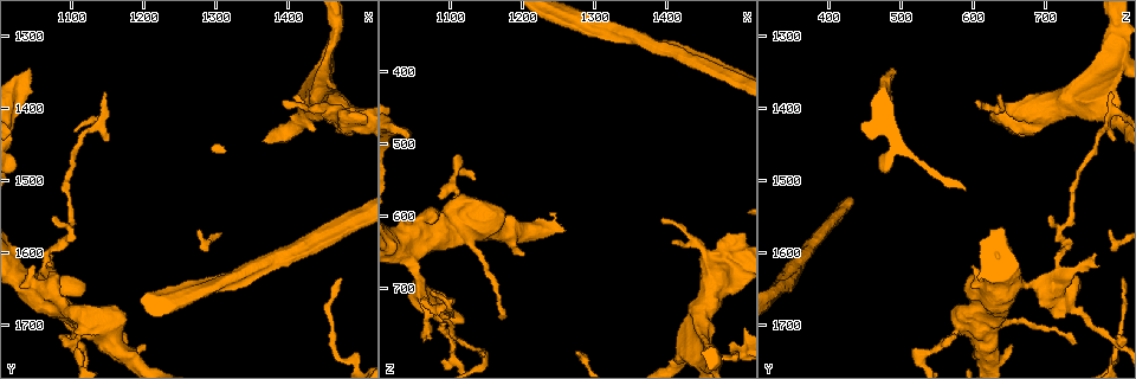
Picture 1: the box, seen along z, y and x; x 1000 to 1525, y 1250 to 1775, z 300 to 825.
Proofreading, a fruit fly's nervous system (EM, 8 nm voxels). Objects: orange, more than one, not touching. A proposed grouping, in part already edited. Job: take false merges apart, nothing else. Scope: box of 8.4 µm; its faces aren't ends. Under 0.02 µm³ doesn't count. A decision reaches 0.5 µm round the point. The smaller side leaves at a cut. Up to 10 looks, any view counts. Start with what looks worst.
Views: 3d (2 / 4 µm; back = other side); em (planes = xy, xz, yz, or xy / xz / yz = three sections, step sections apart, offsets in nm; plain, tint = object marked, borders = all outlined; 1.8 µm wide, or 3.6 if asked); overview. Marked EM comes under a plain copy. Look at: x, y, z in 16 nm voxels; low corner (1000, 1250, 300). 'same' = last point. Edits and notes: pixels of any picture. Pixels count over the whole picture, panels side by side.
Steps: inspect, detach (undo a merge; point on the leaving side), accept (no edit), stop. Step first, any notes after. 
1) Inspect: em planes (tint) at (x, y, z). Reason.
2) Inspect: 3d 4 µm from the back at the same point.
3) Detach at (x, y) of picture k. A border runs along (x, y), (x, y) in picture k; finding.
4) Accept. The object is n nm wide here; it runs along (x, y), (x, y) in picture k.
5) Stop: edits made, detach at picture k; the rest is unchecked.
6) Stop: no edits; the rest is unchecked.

Inspect: 3d 4 µm at (1480, 1410, 675). Looks like a crossing.

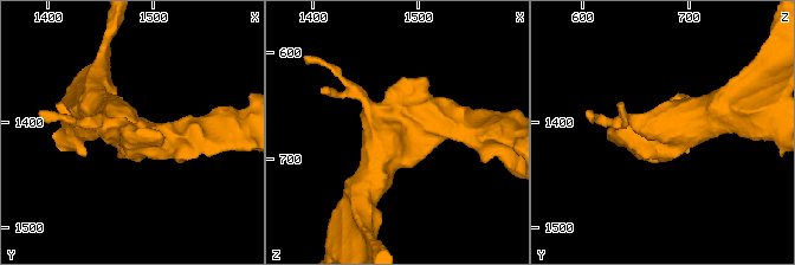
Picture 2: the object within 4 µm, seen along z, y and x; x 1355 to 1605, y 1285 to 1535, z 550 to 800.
Inspect: em 3.6 µm xy step 4 (tint) at (1476, 1410, 674). 4 arms meet here; now the EM.

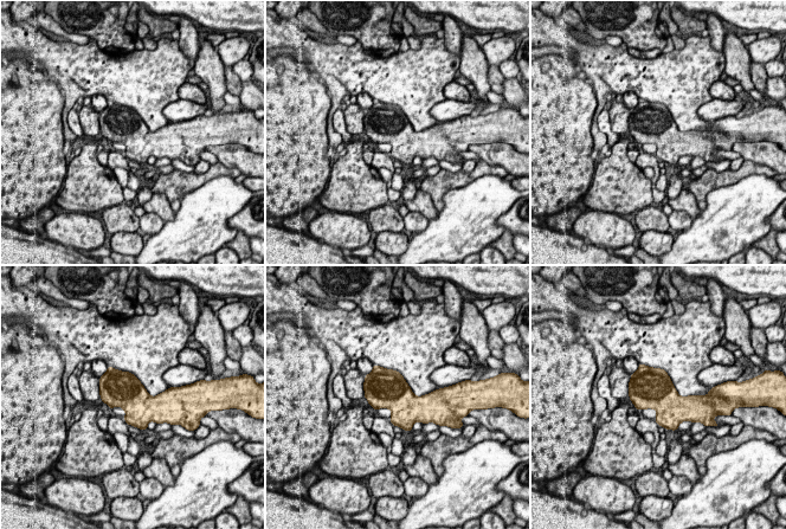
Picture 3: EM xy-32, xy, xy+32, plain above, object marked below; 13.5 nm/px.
Accept. One neuron here.

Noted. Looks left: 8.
Inspect: 3d 4 µm at (1095, 1555, 735). Calibre changes.

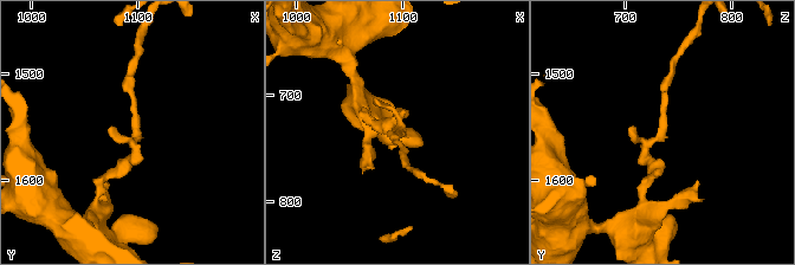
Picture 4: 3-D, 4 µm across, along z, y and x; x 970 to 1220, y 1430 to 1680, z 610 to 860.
Inspect: em planes (tint) at (1098, 1562, 730). Shape alone is not enough.

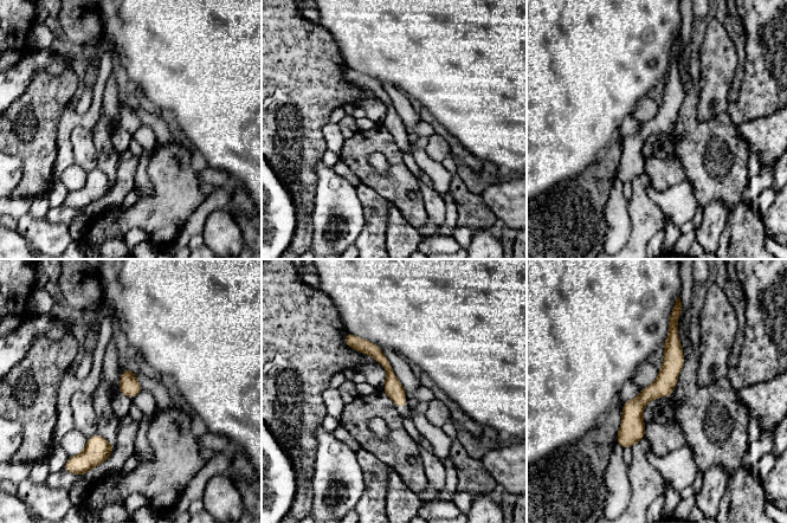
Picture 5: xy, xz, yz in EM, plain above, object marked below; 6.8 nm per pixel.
Accept. It runs along (672, 322), (672, 366), (632, 411), (625, 444) in picture 5; one neuron here.

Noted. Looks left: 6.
Inspect: 3d 2 µm at (1135, 1410, 785). Sharp bend.

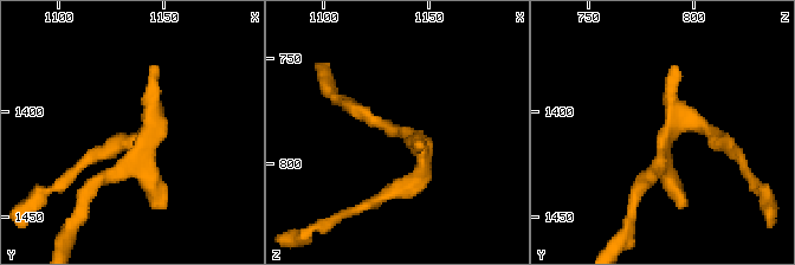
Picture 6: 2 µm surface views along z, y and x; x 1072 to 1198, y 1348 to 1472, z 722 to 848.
Inspect: em yz step 8 (tint) at (1139, 1413, 784).

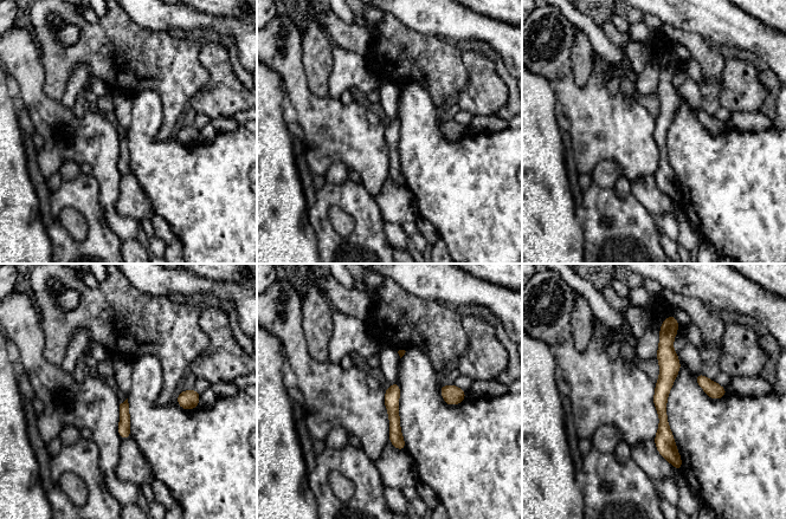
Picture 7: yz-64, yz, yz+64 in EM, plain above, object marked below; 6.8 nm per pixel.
Inspect: em xz step 4 (borders) at the same point. Cut it another way.

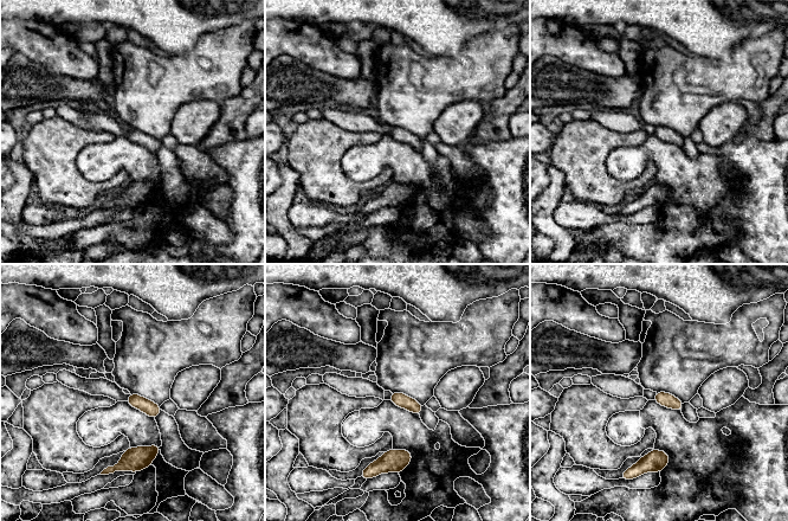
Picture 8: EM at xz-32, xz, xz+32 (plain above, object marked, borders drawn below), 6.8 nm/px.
Accept. One neuron here.

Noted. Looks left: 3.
Inspect: em 3.6 µm planes (tint) at (1450, 1370, 775). Branch point.

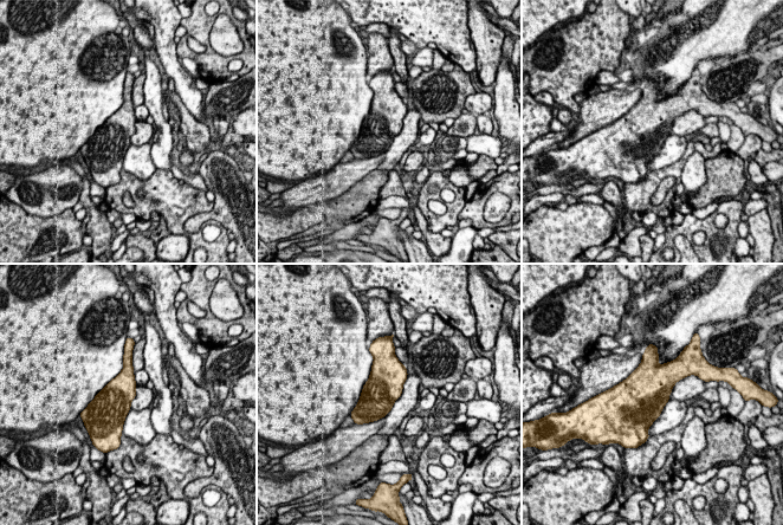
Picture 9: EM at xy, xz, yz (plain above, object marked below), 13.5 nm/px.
Accept. Continuous, no second neuron.

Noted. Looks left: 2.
Stop: no edits; the rest is unchecked.

